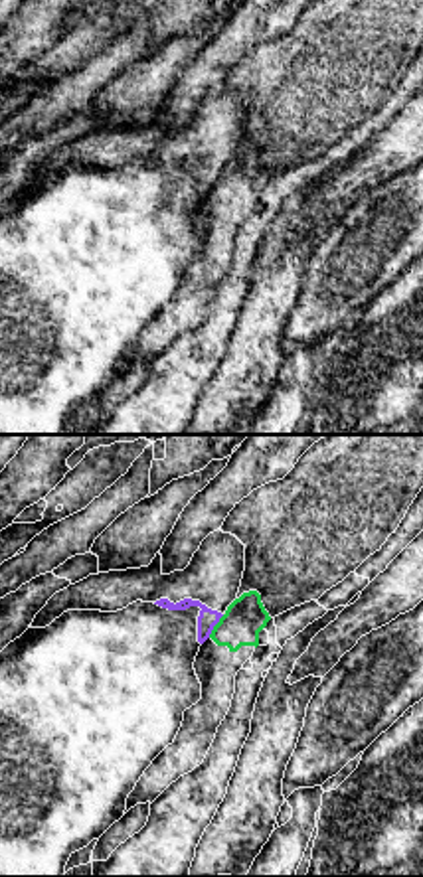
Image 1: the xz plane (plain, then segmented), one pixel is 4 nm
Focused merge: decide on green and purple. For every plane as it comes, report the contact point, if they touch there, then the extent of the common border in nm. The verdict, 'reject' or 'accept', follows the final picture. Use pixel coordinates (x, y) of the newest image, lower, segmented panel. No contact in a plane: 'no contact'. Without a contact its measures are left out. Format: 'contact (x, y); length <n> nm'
contact (214, 627); length 120 nm

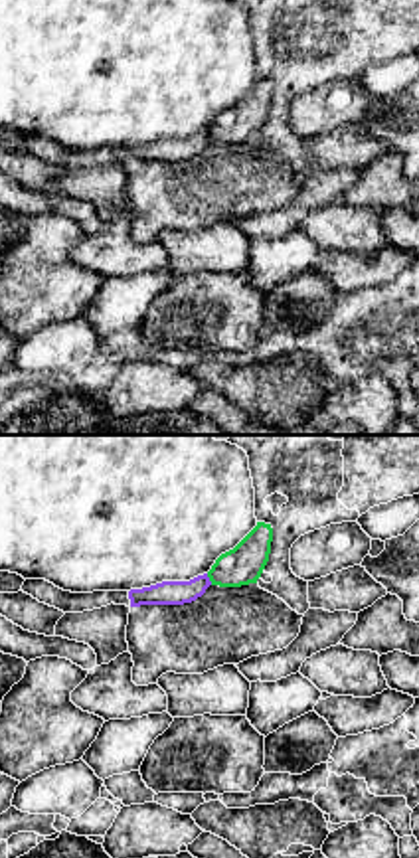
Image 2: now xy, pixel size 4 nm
contact (210, 580); length 50 nm

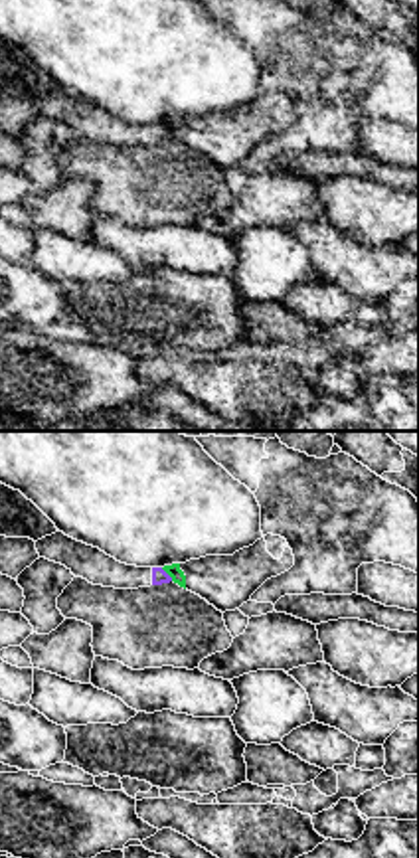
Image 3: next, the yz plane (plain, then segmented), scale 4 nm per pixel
contact (167, 572); length 80 nm

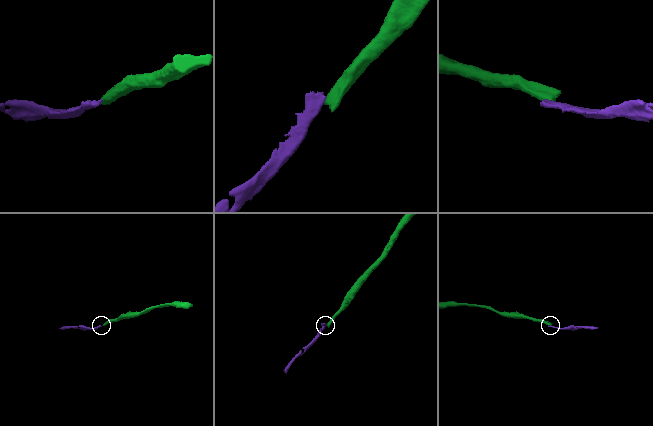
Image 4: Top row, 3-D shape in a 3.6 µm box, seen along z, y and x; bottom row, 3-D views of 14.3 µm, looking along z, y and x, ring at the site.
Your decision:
reject

